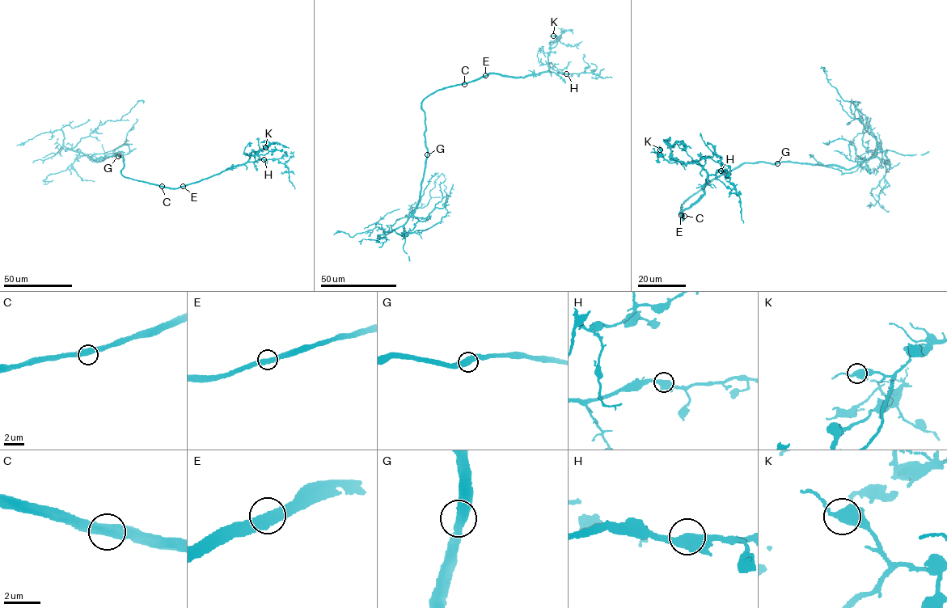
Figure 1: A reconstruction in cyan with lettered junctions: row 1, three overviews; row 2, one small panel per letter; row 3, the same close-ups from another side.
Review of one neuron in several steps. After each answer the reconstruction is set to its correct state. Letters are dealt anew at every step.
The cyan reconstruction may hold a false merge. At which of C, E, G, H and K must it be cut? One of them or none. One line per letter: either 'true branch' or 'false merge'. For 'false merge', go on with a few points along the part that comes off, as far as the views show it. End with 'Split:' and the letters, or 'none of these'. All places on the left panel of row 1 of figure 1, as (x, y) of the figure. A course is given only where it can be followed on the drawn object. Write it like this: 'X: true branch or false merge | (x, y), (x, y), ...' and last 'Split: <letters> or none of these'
C: true branch
E: true branch
G: true branch
H: true branch
K: true branch
Split: none of these

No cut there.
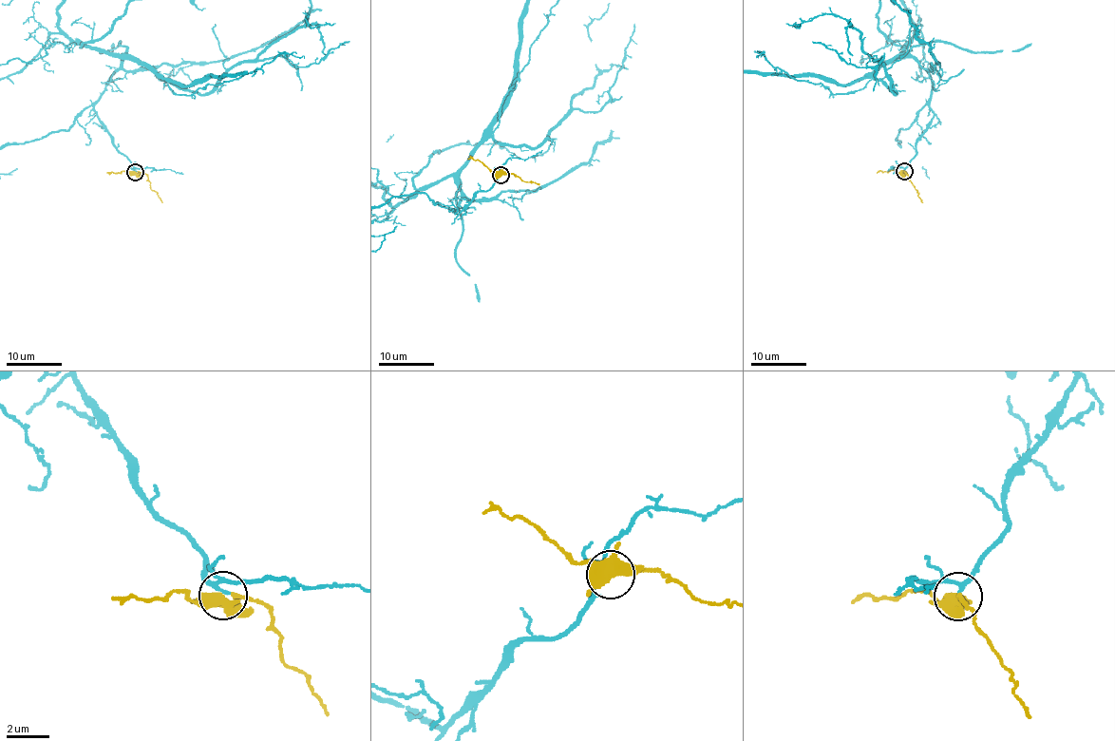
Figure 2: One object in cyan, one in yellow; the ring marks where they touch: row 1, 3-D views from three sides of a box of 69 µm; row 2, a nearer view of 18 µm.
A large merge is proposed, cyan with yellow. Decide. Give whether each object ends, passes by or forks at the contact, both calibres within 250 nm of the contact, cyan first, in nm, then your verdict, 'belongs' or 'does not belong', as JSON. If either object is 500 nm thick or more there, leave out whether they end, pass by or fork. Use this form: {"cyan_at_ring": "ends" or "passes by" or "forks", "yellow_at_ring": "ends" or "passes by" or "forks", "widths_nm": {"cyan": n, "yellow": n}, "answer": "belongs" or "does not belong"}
{"cyan_at_ring": "passes by", "yellow_at_ring": "forks", "widths_nm": {"cyan": 160, "yellow": 480}, "answer": "belongs"}

